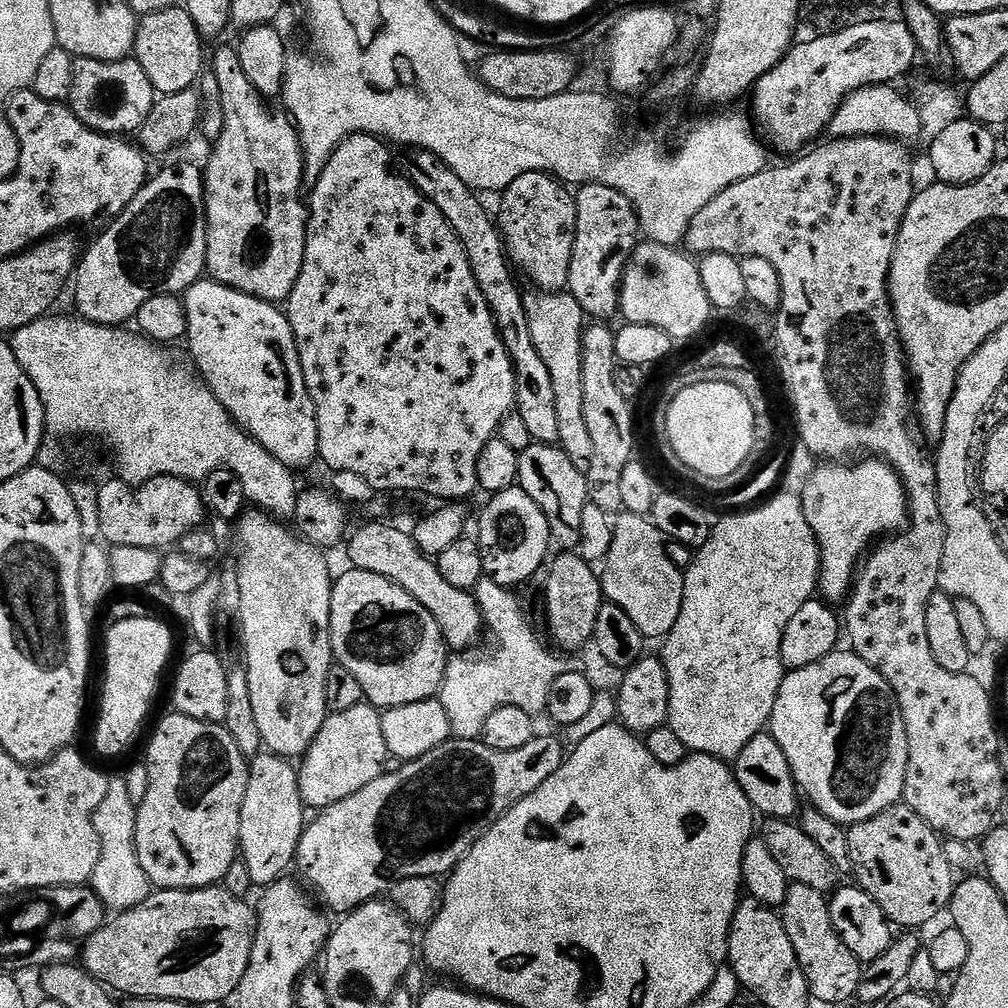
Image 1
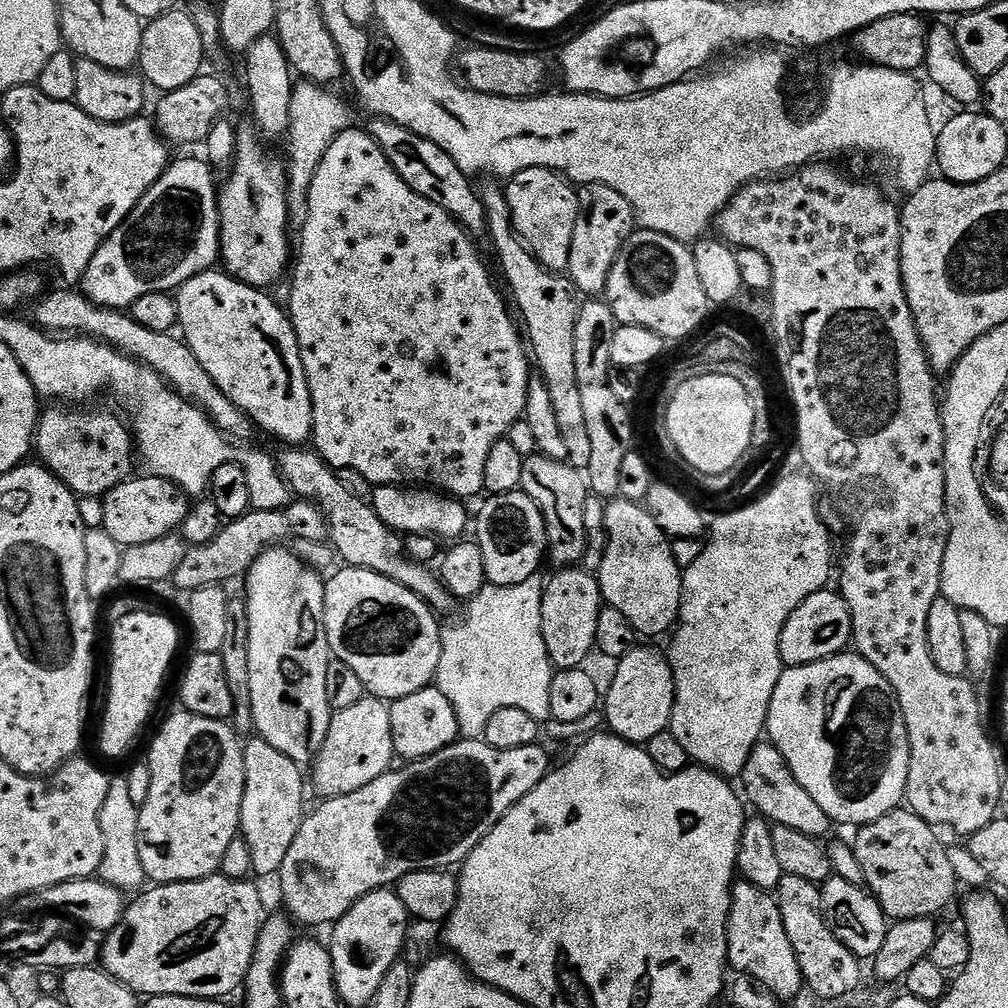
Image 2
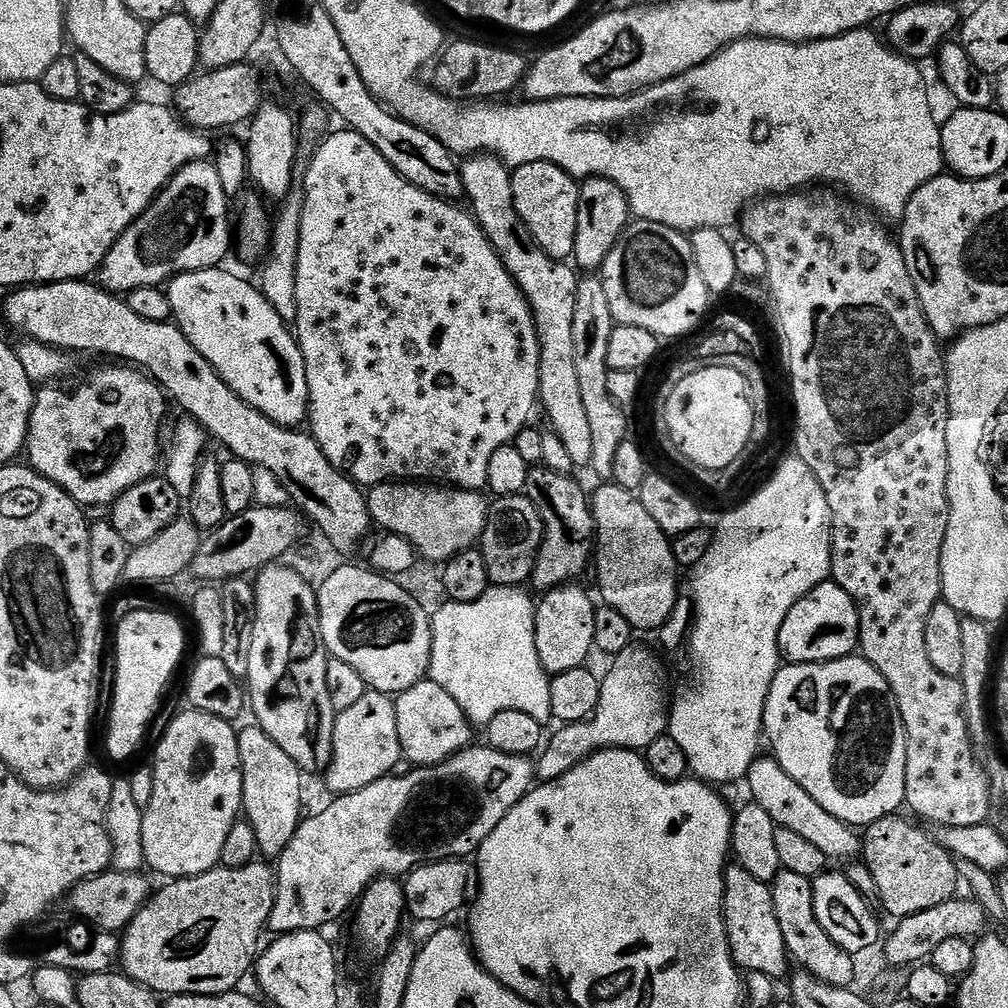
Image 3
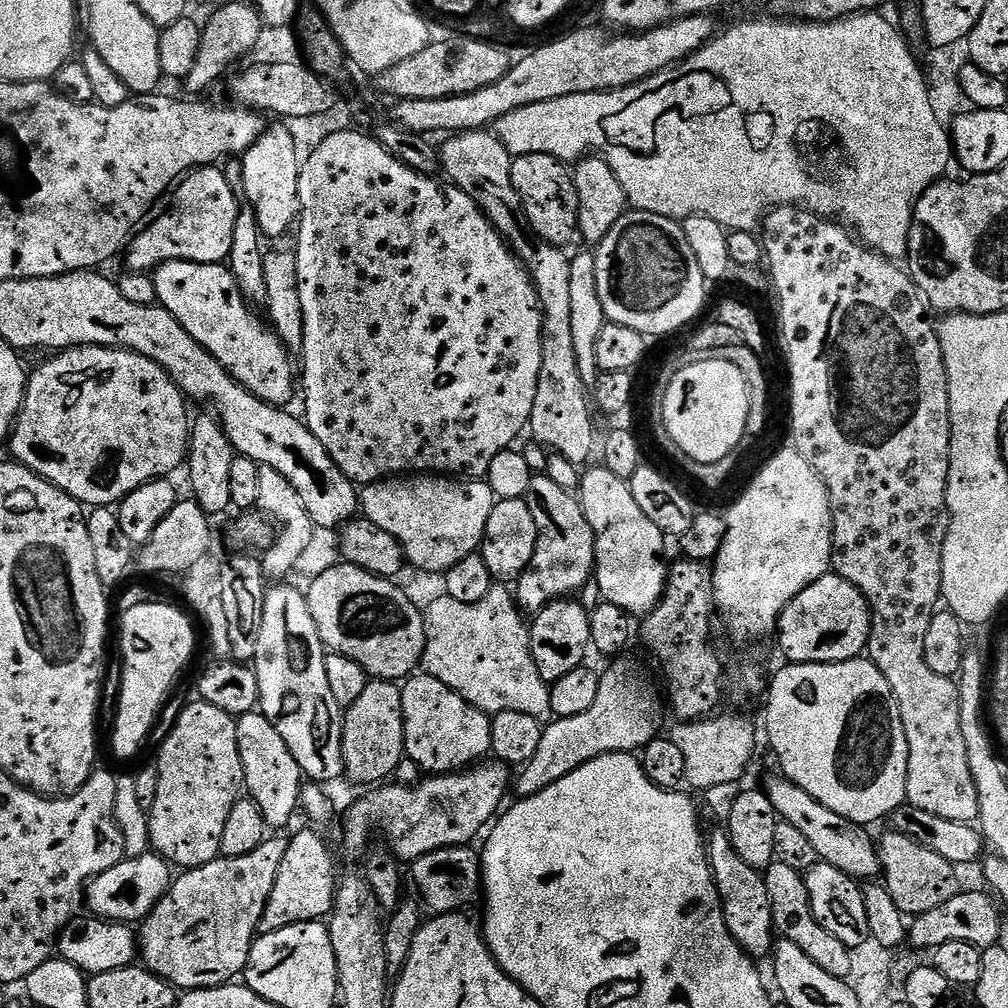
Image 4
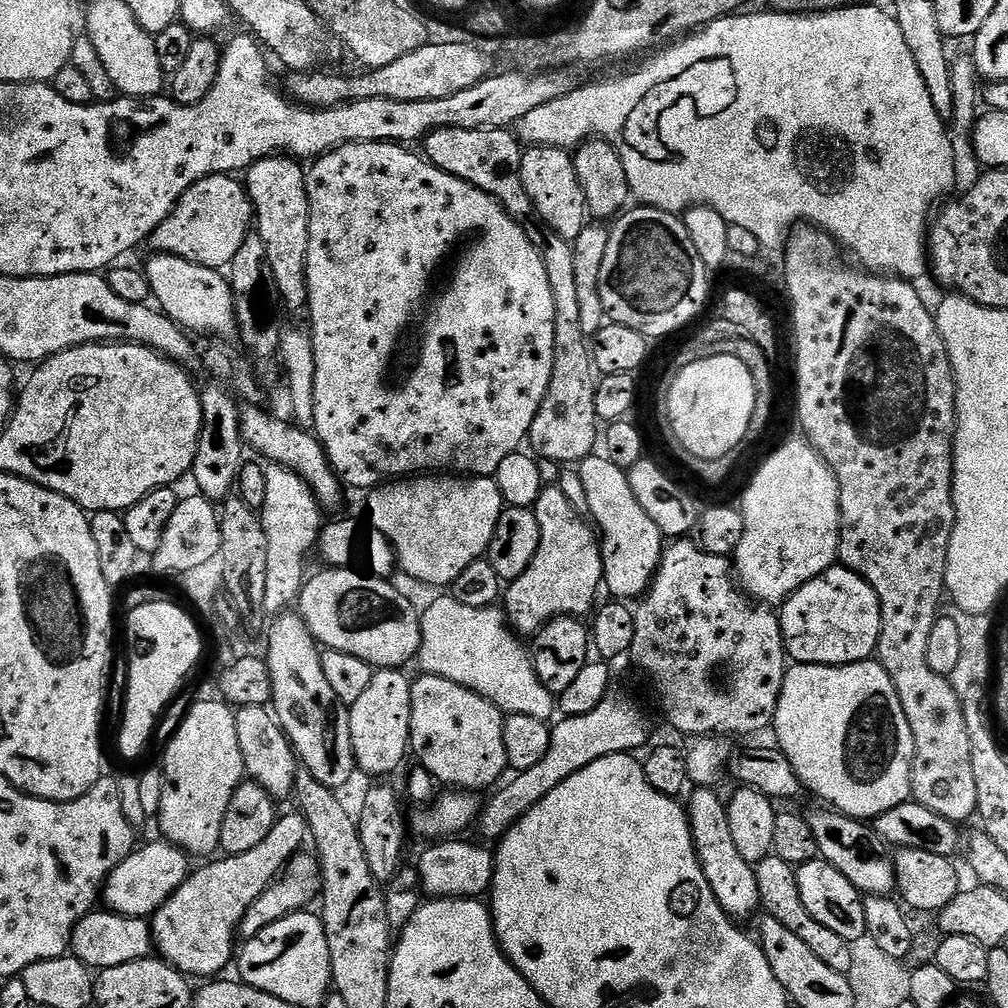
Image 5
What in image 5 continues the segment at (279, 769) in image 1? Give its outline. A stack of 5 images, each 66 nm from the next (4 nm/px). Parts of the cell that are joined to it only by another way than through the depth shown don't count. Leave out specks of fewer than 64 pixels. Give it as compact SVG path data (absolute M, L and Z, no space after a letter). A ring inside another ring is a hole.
M267 707L236 708L235 714L238 726L238 746L242 750L245 773L255 783L263 786L273 798L291 797L296 786L298 757L288 741L288 736L280 728L280 721Z

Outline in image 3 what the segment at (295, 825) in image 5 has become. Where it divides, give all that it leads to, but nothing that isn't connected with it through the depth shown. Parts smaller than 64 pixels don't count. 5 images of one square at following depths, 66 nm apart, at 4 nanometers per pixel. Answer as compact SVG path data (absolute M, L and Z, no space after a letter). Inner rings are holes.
M253 862L246 865L245 868L225 868L217 866L209 870L206 874L197 876L186 876L173 879L160 893L153 895L144 903L142 910L124 929L119 937L120 953L118 964L125 976L129 976L134 982L146 986L151 992L159 994L161 997L181 996L182 994L198 994L199 996L213 996L214 994L226 994L235 992L241 987L244 975L253 971L254 965L258 959L258 953L261 951L260 935L265 935L268 919L272 913L272 906L276 903L276 877L271 867L260 864L264 862Z

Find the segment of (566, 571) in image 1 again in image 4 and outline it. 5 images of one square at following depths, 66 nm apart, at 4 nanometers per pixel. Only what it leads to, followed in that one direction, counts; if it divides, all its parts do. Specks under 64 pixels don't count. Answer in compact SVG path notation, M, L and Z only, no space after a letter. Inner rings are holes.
M565 598L550 602L540 612L535 613L530 624L532 637L532 657L538 666L538 674L542 674L548 685L558 682L570 670L578 670L585 667L584 660L592 648L592 635L590 634L590 622L592 621L589 609L583 608L576 598Z

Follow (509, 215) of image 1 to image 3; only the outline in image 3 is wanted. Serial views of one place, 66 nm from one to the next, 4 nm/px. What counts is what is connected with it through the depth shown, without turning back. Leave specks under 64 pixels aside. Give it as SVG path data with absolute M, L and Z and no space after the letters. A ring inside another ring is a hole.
M530 162L512 172L514 204L538 246L550 258L564 262L575 250L581 185L575 176L550 162Z

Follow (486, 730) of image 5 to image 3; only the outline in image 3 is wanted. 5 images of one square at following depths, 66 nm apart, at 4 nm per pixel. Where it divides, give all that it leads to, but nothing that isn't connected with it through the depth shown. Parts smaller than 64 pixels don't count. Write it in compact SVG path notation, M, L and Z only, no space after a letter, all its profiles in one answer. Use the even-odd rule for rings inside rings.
M427 678L418 681L410 690L395 697L398 714L398 742L402 756L413 766L431 766L449 760L473 743L474 725L466 718L462 706L438 686L438 682Z

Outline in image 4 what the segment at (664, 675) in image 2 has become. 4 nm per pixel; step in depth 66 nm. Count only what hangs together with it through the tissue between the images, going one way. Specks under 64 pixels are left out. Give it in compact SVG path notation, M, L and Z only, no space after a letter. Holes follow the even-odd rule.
M616 658L608 669L600 672L598 699L590 710L574 714L574 718L556 718L545 727L538 754L530 758L528 764L519 769L520 777L515 777L514 792L517 797L533 796L546 786L554 786L558 778L566 778L578 766L599 756L626 752L639 753L645 746L661 735L660 723L664 720L666 704L660 701L660 692L652 681L652 676L636 660Z

